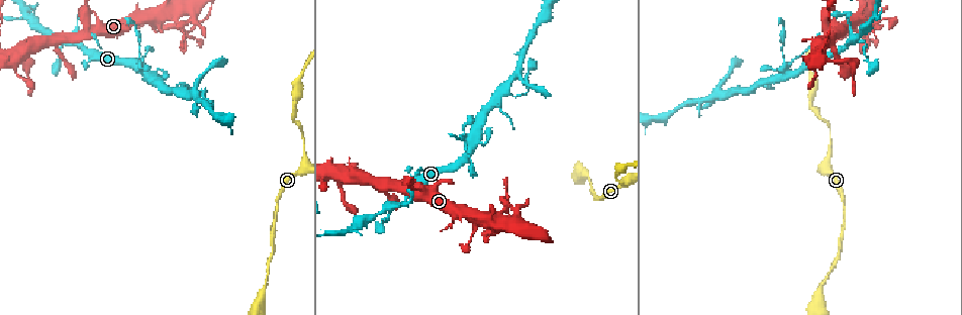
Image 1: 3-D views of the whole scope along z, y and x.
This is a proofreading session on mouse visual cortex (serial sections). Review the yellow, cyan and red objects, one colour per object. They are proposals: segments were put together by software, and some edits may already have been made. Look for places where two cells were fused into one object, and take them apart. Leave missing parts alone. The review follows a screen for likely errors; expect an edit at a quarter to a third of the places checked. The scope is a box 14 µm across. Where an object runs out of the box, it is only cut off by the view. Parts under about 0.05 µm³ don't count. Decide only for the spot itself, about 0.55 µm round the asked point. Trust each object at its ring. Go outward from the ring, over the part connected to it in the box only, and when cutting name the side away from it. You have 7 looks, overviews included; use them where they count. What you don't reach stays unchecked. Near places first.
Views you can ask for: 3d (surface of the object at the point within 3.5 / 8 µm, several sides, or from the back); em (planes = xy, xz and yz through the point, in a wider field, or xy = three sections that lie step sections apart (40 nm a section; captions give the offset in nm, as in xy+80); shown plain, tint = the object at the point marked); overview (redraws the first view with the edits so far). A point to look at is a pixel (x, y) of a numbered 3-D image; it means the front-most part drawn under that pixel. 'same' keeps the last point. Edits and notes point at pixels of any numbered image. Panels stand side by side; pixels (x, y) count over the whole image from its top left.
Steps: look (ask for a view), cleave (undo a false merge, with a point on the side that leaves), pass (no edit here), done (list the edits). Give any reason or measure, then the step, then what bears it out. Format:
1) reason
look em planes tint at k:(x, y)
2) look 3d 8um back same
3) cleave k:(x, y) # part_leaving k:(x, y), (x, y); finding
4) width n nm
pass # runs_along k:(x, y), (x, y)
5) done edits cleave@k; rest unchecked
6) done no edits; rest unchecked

abrupt turn
look 3d 3.5um at 1:(503, 209)

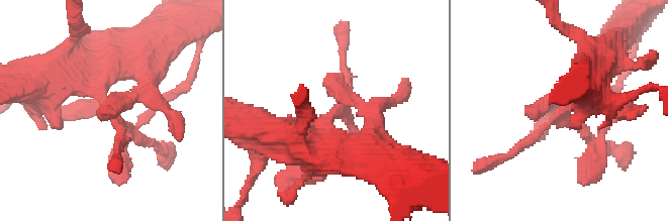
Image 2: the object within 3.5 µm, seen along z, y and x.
look em xy step 5 tint at 2:(339, 108)

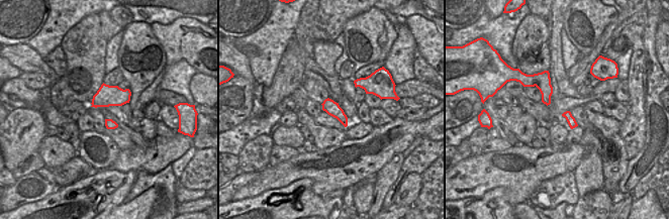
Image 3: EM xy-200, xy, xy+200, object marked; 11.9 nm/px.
another direction
look em xy step 1 tint same

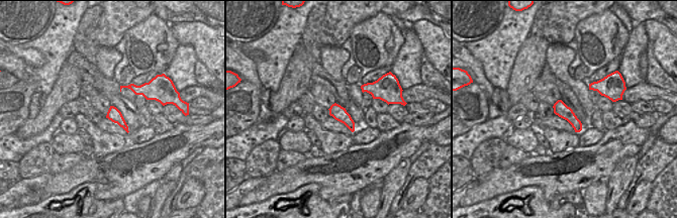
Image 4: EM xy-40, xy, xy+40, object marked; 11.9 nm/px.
pass # runs_along 2:(90, 63), (105, 107), (155, 143); continuous, no second cell

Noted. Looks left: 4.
two arms in line, one across
look 3d 3.5um at 1:(388, 207)

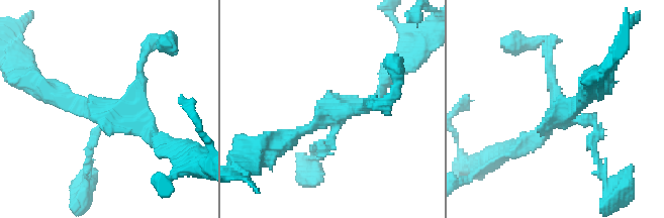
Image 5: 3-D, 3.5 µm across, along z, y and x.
look em xy step 1 tint at 5:(112, 114)

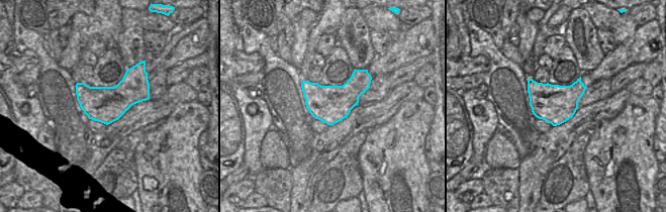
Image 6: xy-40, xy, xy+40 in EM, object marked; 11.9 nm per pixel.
pass # runs_along 5:(383, 84), (377, 99), (352, 102), (281, 143); all the same cell

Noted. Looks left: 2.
done no edits; rest unchecked

